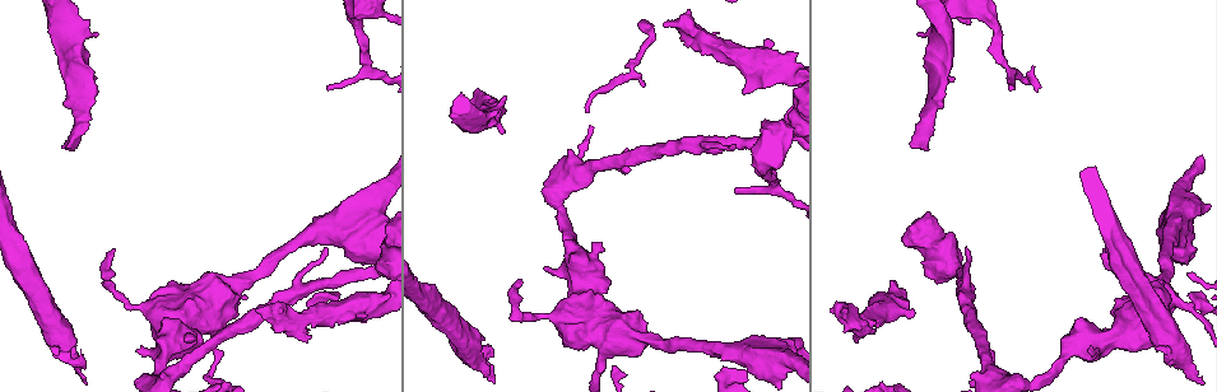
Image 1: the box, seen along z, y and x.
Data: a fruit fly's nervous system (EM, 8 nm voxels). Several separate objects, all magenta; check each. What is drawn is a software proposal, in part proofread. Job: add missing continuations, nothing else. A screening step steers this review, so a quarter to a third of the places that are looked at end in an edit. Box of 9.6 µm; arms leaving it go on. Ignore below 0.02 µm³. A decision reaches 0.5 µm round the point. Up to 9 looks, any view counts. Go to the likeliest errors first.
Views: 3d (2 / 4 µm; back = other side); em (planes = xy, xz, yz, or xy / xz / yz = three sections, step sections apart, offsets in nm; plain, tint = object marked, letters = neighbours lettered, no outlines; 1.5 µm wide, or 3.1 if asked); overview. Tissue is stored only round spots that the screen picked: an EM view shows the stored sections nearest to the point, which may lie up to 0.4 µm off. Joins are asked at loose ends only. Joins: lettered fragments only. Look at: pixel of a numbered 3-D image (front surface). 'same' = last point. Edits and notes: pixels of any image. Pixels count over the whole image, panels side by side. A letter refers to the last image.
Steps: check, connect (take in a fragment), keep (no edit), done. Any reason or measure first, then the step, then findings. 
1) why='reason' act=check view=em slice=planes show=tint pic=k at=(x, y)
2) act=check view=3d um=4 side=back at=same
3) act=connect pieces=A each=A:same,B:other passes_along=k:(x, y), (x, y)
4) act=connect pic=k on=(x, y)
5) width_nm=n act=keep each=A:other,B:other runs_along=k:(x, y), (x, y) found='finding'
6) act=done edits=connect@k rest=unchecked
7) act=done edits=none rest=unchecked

why='thick end' act=check view=em slice=planes show=tint pic=1 at=(840, 311)

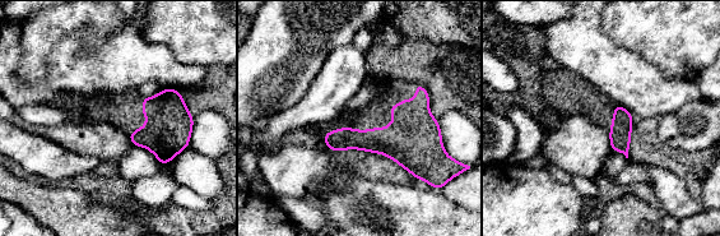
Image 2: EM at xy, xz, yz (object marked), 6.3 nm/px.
act=check view=em slice=planes show=letters at=same

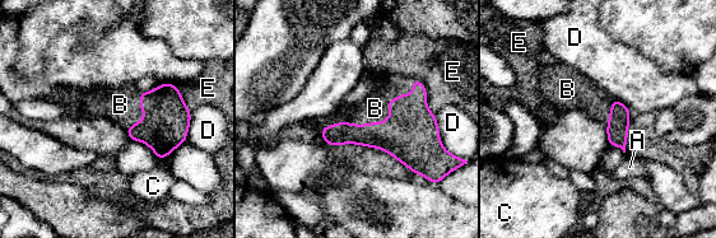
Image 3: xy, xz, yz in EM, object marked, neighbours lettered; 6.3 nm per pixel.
act=connect pieces=B each=A:other,B:same,C:other,D:other,E:other found='it goes on there'

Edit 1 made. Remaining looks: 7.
why='redraw' act=check view=overview

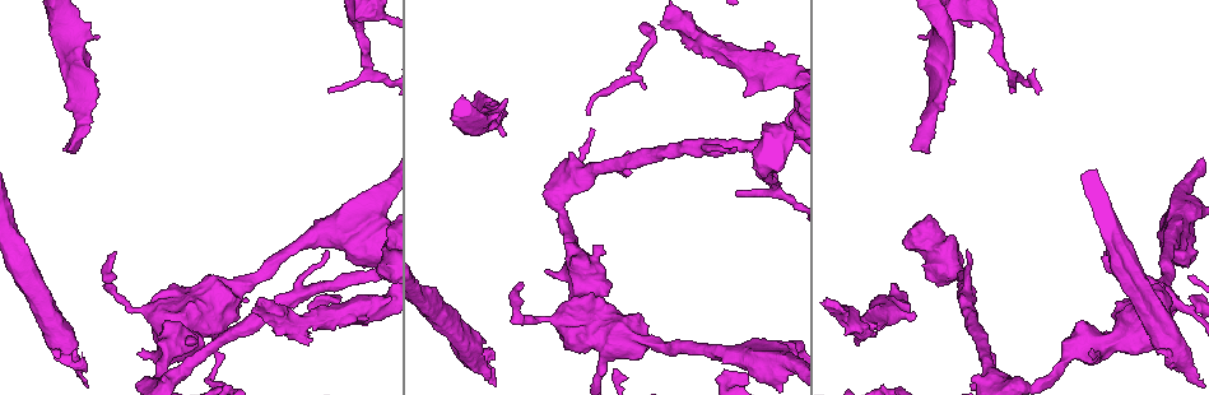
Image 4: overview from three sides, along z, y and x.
why='free end' act=check view=3d um=2 pic=4 at=(911, 147)

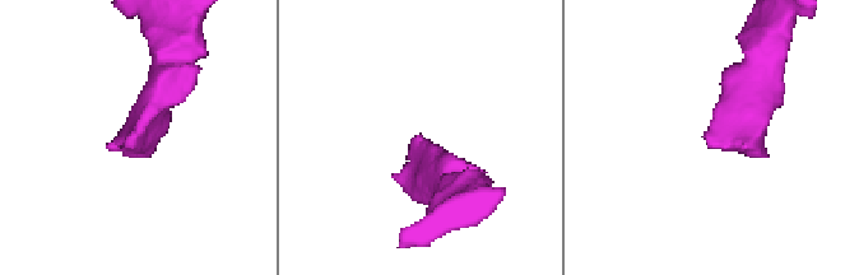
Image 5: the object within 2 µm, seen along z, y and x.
why='shape alone is not enough' act=check view=em slice=xy step=4 show=letters pic=5 at=(125, 142)

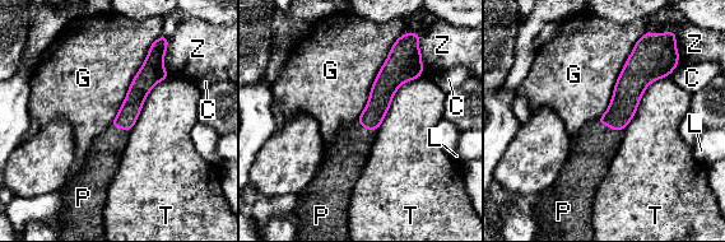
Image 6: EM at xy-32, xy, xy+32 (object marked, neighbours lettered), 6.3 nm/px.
width_nm=130 act=connect pieces=P each=C:other,G:other,L:other,P:same,T:other,Z:other passes_along=6:(627, 93), (609, 128), (594, 147) found='it goes on there'

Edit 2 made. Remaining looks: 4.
act=check view=overview

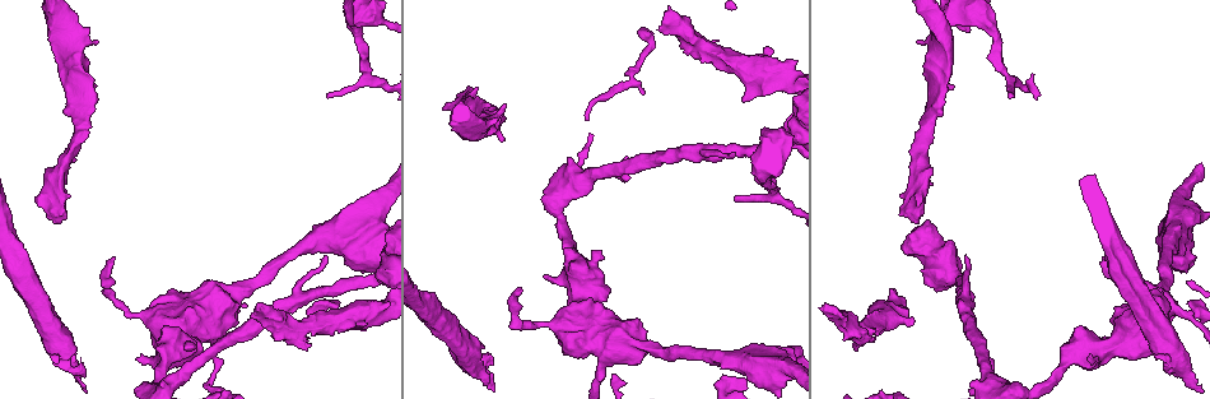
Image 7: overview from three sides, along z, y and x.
why='branch stops here' act=check view=em slice=planes show=letters pic=7 at=(918, 40)

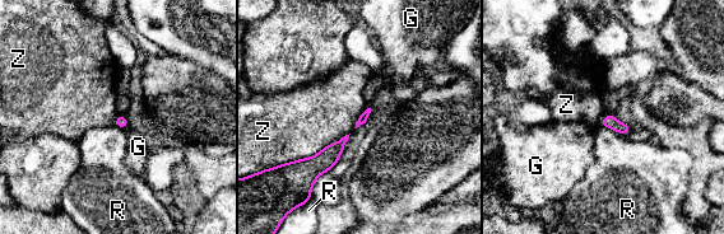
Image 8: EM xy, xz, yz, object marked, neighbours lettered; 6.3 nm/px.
act=keep each=G:other,R:other,Z:other found='none of them fits'

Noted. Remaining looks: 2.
act=done edits=connect@3,connect@6 rest=unchecked

